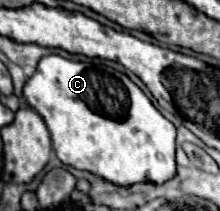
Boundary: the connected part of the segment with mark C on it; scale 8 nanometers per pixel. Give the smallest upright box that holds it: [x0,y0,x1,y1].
[23,54,175,188]

